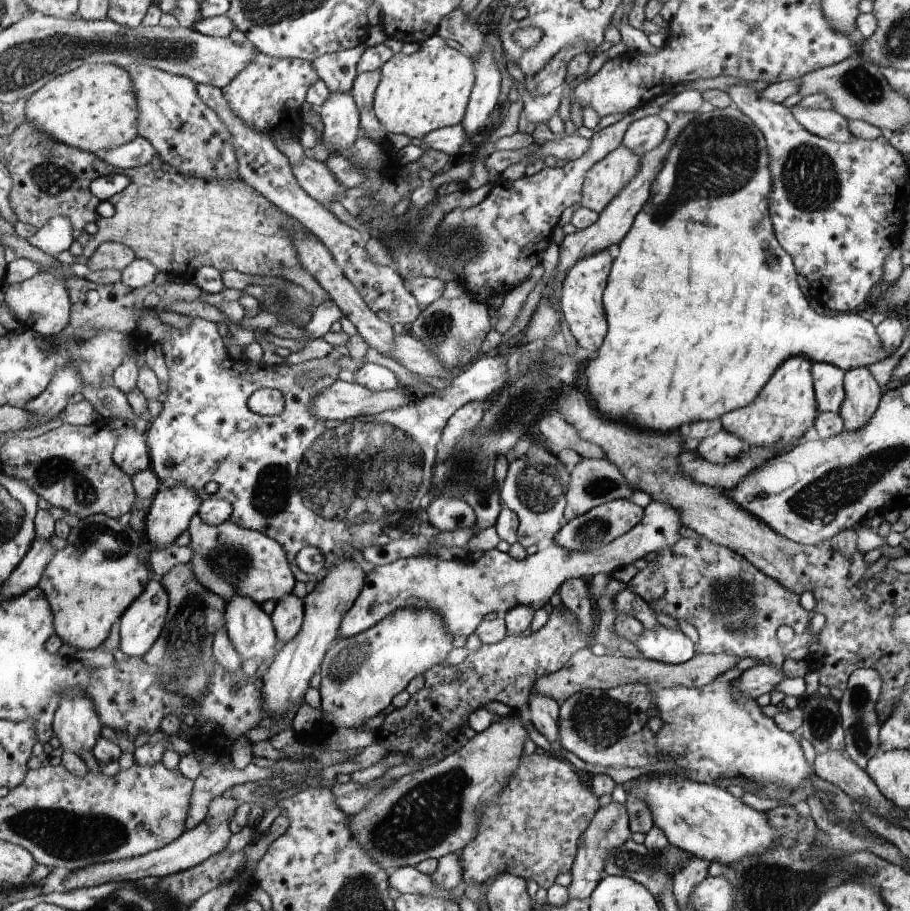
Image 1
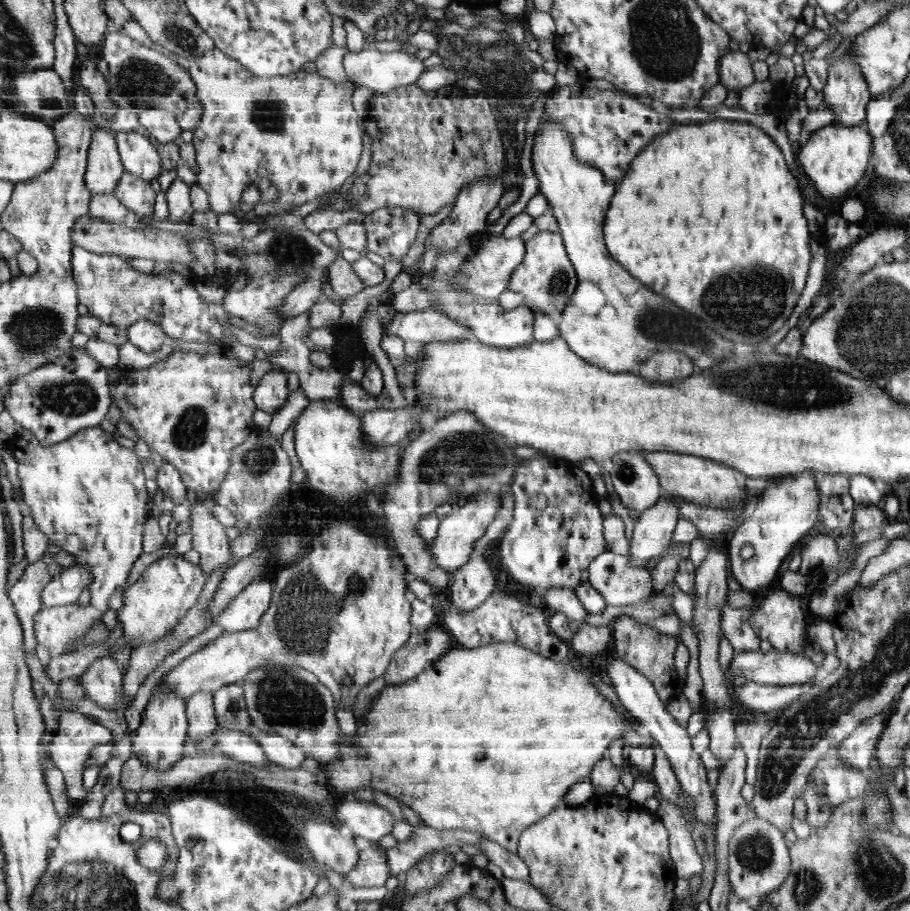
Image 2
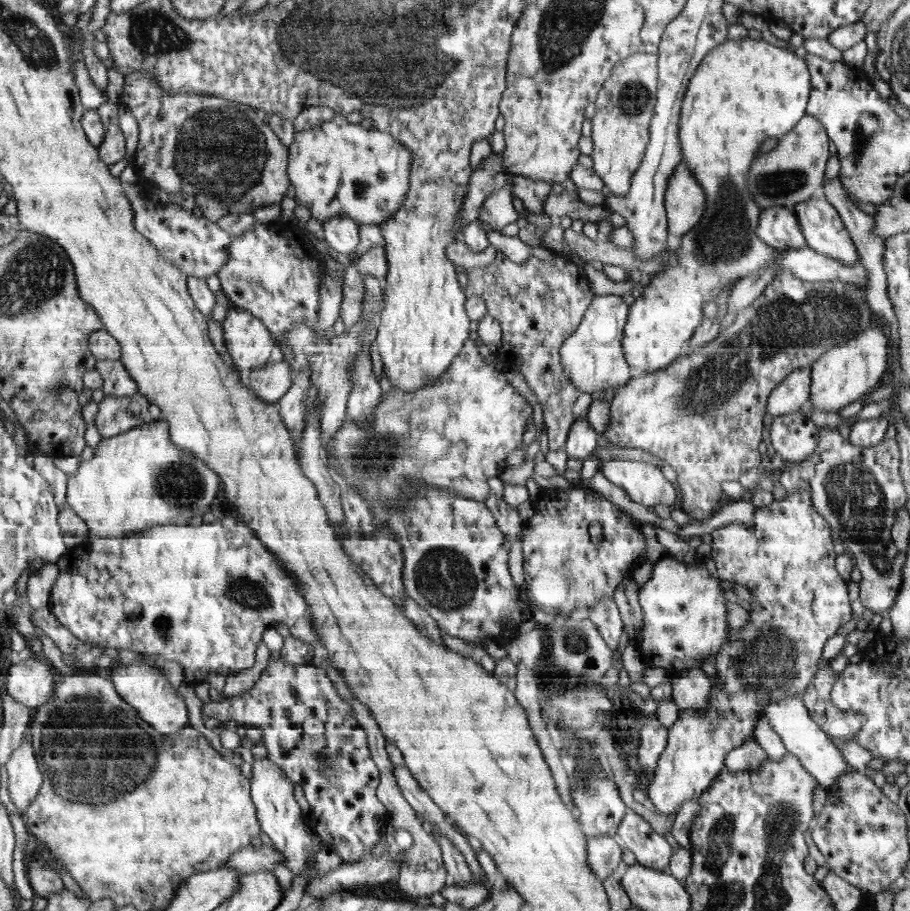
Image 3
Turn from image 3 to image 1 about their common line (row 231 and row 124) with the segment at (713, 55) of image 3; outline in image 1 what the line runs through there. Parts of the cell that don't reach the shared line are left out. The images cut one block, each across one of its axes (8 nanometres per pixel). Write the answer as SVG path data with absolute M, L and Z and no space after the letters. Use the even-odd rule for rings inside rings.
M735 104L723 108L723 110L711 110L707 114L699 114L695 122L691 122L679 140L675 142L673 150L669 150L667 162L663 170L659 172L657 180L651 188L651 198L643 206L643 210L635 216L633 228L629 234L625 234L623 242L619 244L619 256L615 258L613 272L609 278L609 288L605 290L605 310L609 318L609 334L605 340L605 346L601 346L599 356L595 360L589 360L585 364L585 376L587 376L587 392L591 394L593 402L605 412L609 418L621 422L635 422L637 426L657 430L657 432L675 432L681 424L693 424L693 422L713 422L721 416L741 410L749 406L757 394L763 390L765 382L773 376L773 372L789 358L803 356L809 358L811 364L831 364L839 370L855 370L855 368L867 368L869 364L883 362L885 358L893 356L893 352L883 350L877 328L869 324L869 318L863 318L859 314L837 314L823 318L815 314L803 294L799 292L797 280L795 280L795 266L789 254L779 246L773 222L767 212L767 194L771 192L771 174L769 174L769 158L767 158L767 142L763 142L763 132L757 128L757 124L745 116Z

